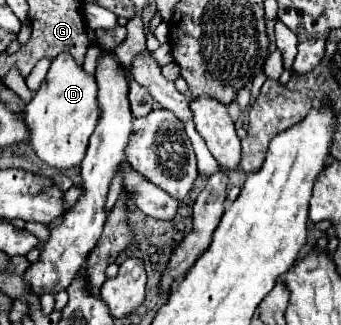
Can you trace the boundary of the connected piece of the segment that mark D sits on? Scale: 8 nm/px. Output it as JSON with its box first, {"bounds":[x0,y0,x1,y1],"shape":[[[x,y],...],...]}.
{"bounds":[25,52,101,170],"shape":[[[67,52],[57,56],[47,72],[45,82],[35,92],[33,100],[25,106],[25,114],[31,132],[29,144],[45,164],[59,170],[79,166],[89,144],[89,136],[101,118],[95,76],[87,74],[83,66],[79,66]]]}

